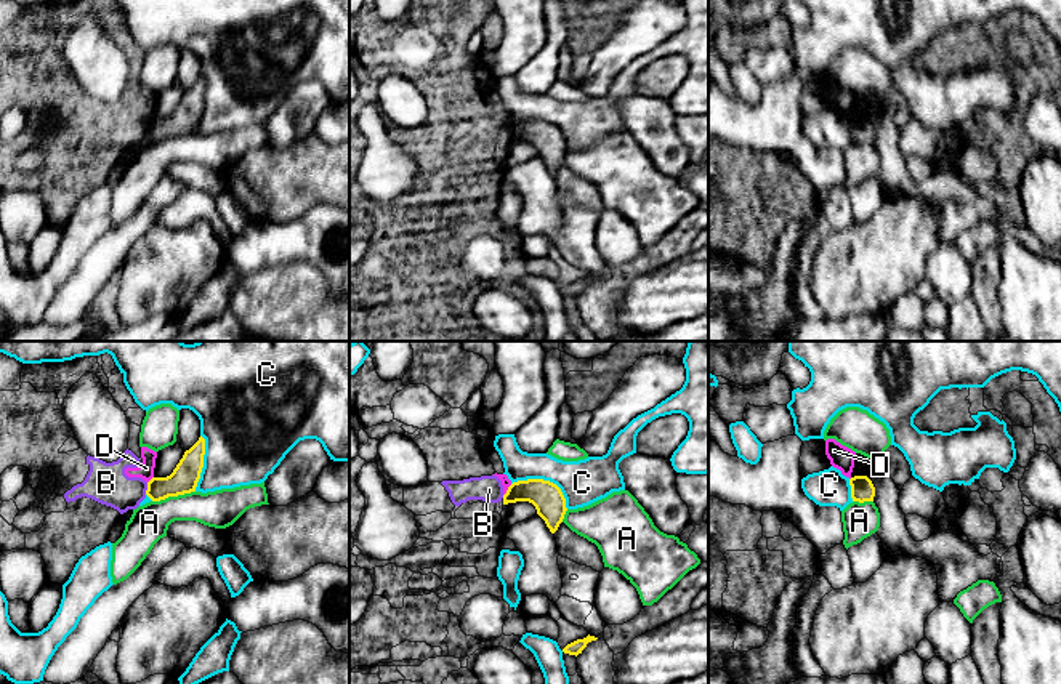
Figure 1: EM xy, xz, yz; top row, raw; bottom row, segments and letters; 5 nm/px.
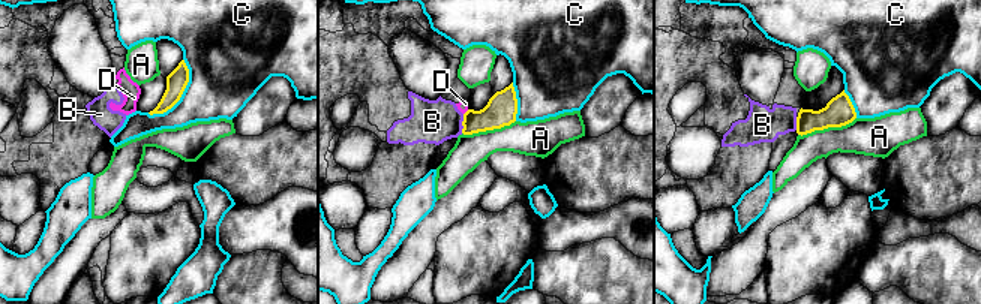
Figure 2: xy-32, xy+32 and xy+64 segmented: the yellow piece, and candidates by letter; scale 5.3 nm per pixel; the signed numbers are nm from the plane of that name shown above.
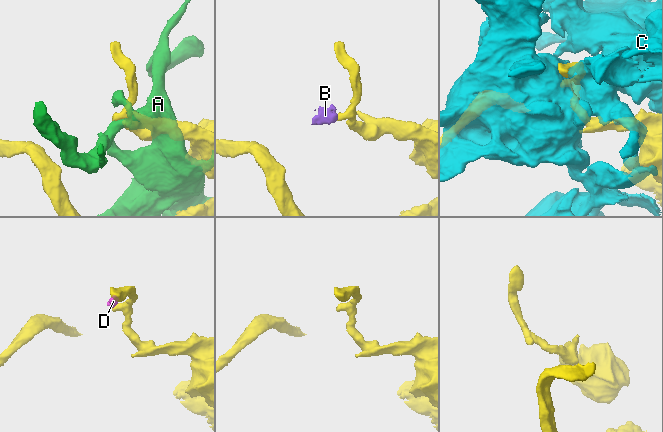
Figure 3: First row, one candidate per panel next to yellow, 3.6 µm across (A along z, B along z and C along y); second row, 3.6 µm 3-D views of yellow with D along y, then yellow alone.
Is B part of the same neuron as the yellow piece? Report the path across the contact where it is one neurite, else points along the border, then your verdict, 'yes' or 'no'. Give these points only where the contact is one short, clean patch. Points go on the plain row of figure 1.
border xy (148, 124), (145, 135); no

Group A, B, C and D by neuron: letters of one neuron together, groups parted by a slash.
A / B D / C

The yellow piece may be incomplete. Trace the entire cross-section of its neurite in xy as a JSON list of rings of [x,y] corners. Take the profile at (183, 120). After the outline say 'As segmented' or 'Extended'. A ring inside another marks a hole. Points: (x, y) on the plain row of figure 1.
[[[200,77],[199,82],[184,93],[183,99],[167,119],[152,119],[147,123],[146,136],[152,143],[160,143],[168,138],[178,138],[196,133],[200,114],[204,109],[205,80]]]. As segmented

